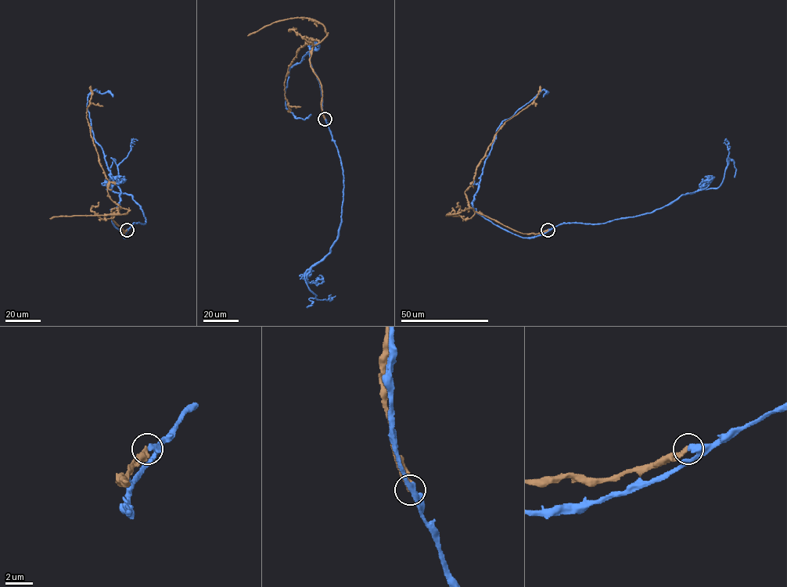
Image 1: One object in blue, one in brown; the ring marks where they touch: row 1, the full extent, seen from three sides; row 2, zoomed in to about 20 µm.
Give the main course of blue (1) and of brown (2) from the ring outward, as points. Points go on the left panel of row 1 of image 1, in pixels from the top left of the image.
1: (127, 230), (123, 238), (112, 222), (120, 189), (94, 137), (87, 107), (88, 96), (95, 90), (113, 97)
2: (127, 230), (123, 234), (112, 218), (120, 207), (108, 193), (109, 180), (90, 134), (86, 117), (91, 86)

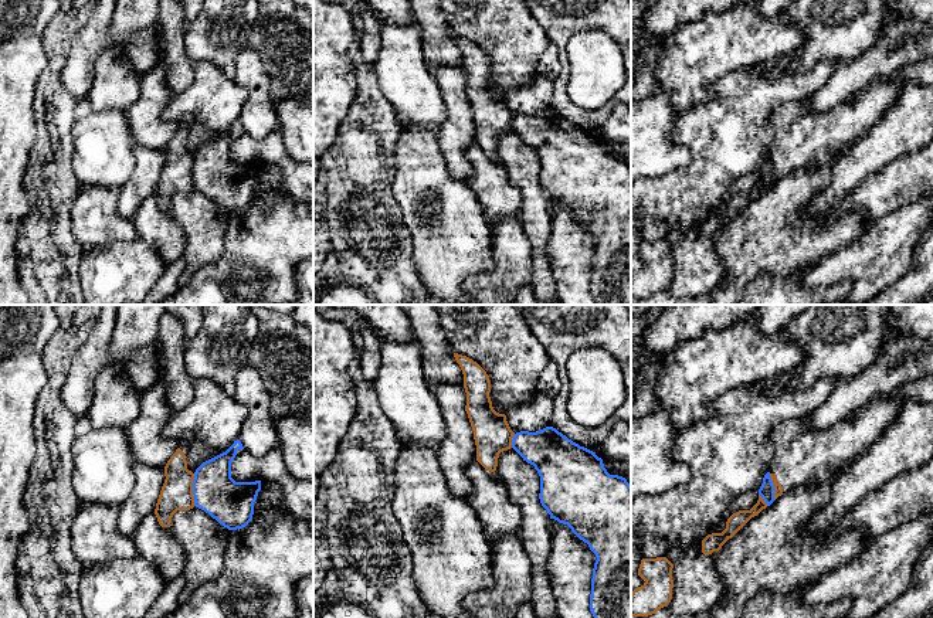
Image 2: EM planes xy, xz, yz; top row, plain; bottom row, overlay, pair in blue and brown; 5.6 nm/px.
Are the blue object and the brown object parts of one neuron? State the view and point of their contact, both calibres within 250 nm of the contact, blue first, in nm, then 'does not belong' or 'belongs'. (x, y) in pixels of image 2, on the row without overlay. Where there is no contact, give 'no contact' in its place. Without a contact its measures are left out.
xy (193, 172) | 260/180 nm | does not belong

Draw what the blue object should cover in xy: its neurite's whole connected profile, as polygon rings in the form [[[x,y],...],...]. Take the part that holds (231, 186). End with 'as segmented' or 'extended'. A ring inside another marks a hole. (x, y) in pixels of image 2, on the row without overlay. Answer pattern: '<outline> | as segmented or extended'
[[[240,122],[225,135],[203,145],[193,162],[194,189],[228,213],[242,211],[252,203],[261,173],[261,163],[235,164],[231,160],[231,145],[238,132],[244,132]]] | as segmented

